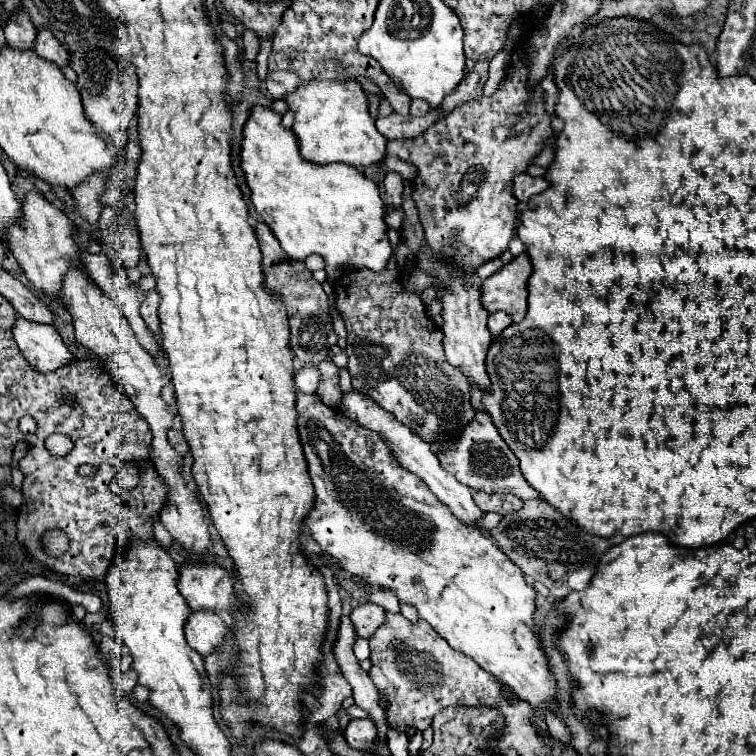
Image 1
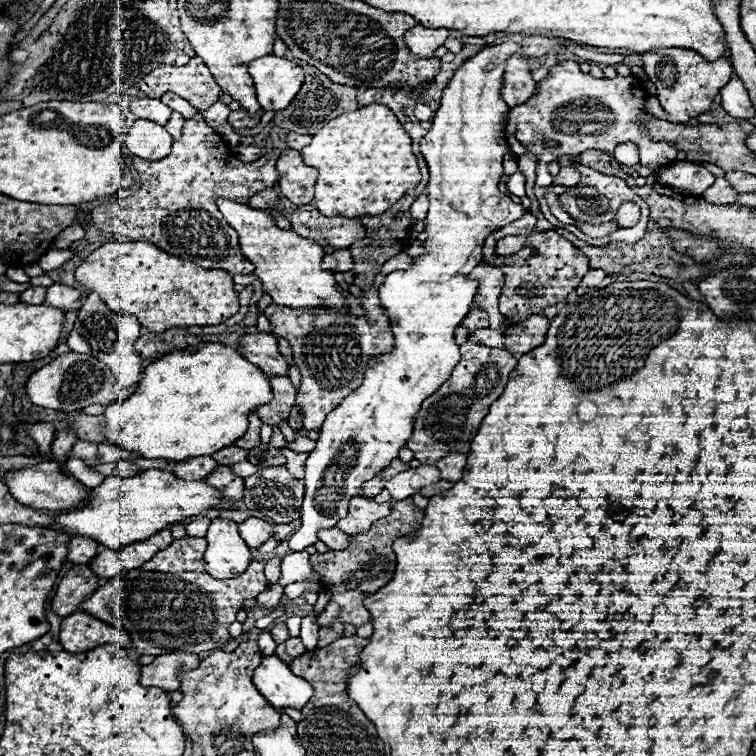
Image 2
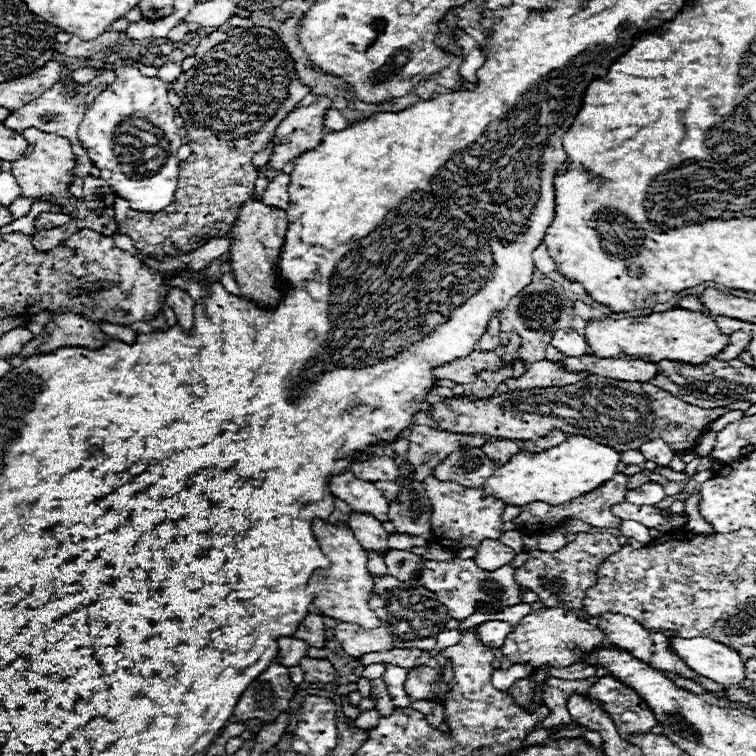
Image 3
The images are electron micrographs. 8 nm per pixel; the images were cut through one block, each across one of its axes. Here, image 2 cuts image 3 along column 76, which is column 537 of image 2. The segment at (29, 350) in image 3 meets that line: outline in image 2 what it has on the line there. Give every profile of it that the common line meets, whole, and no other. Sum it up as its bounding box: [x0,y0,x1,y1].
[504,316,550,354]

